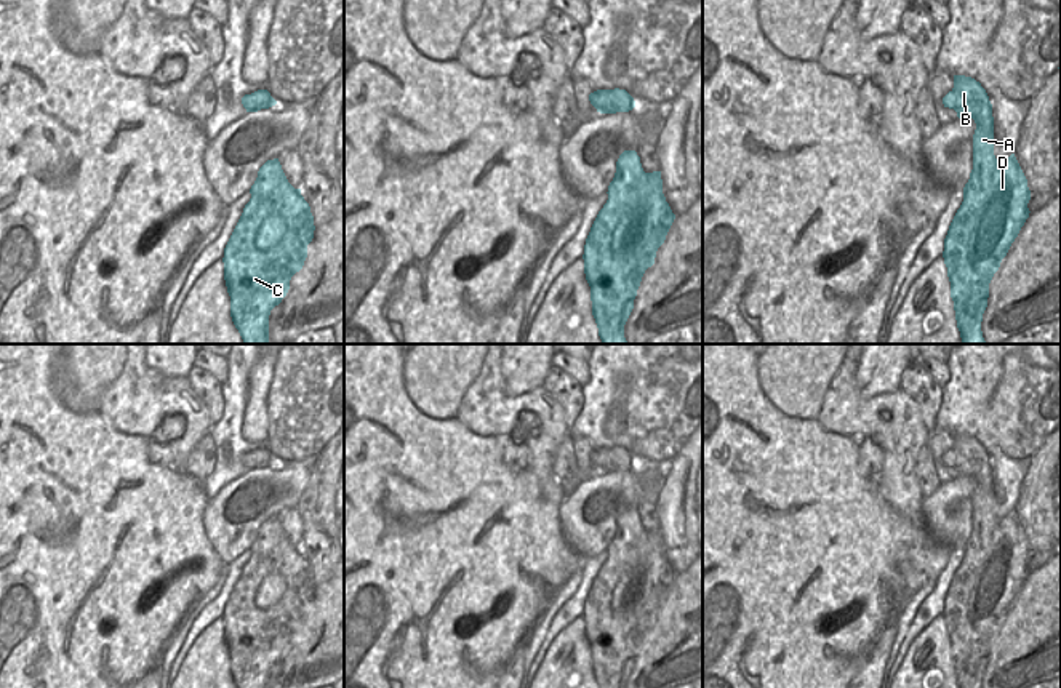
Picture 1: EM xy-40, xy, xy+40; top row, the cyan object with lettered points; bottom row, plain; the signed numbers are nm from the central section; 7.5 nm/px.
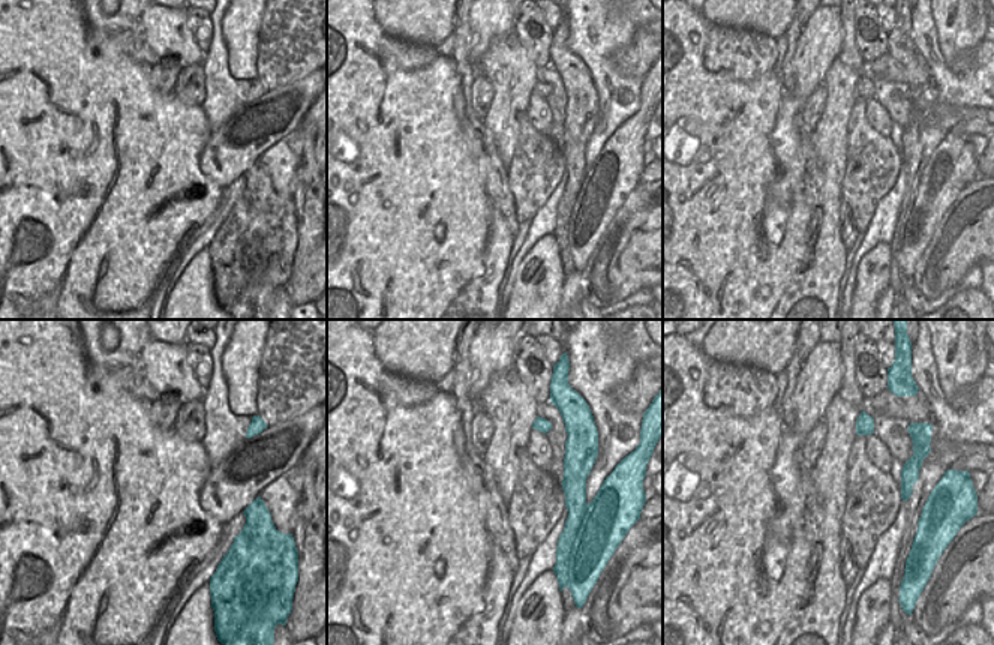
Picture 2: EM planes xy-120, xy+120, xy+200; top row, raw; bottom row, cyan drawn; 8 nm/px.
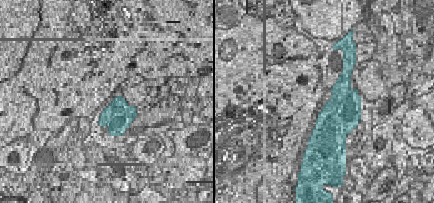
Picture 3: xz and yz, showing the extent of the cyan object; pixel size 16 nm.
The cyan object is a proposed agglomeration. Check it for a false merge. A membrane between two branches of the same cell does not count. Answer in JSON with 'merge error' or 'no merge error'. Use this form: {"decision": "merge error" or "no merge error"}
{"decision": "merge error"}

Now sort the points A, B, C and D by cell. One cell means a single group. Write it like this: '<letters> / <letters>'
A B C / D

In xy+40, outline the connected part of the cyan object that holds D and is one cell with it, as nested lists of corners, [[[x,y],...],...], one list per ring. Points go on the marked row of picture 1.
[[[1011,154],[999,162],[992,187],[976,213],[968,242],[968,256],[973,262],[1002,261],[1007,256],[1021,222],[1031,213],[1029,200],[1027,179]]]

